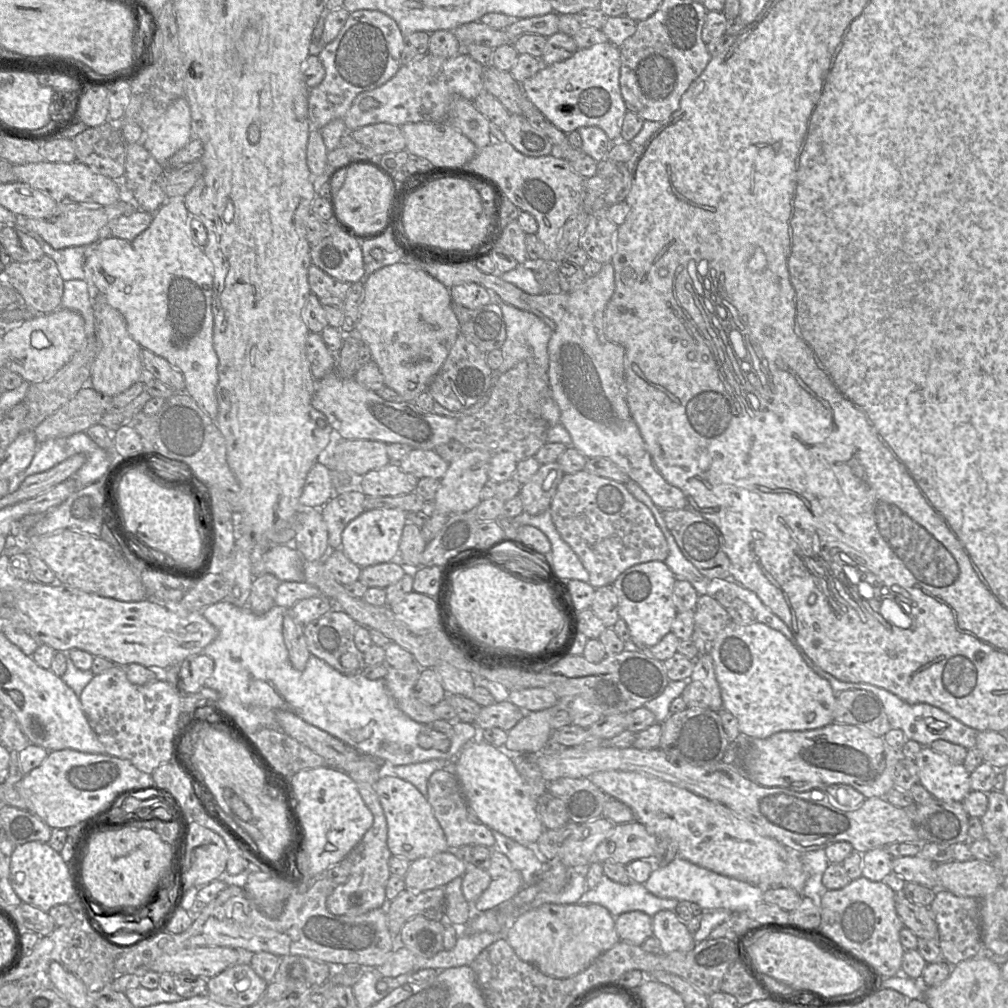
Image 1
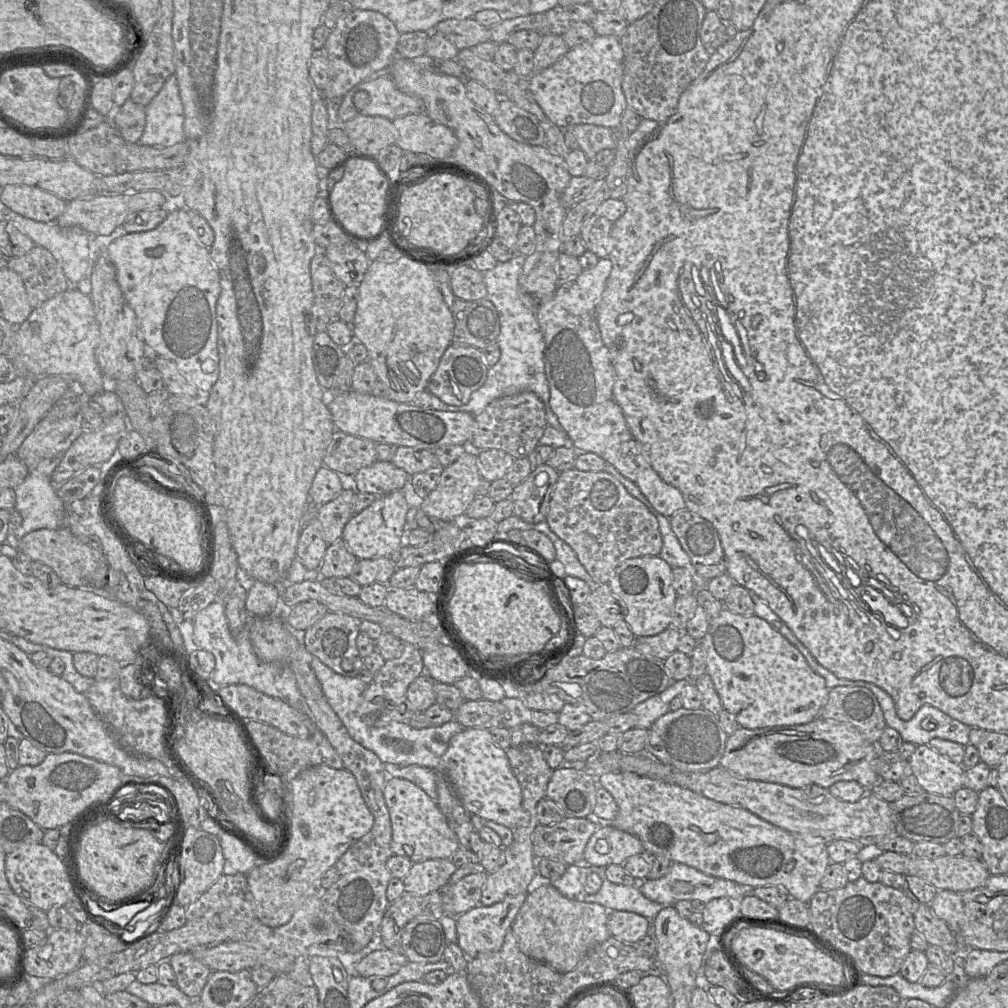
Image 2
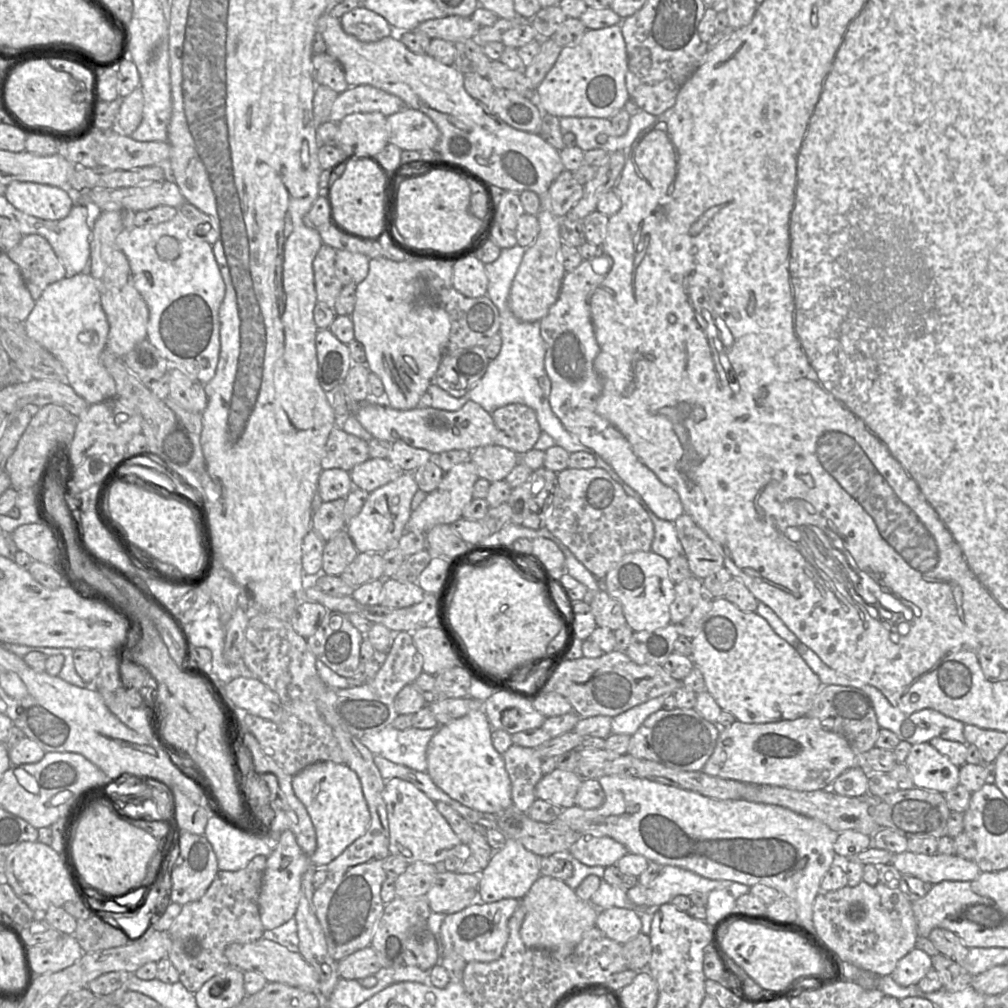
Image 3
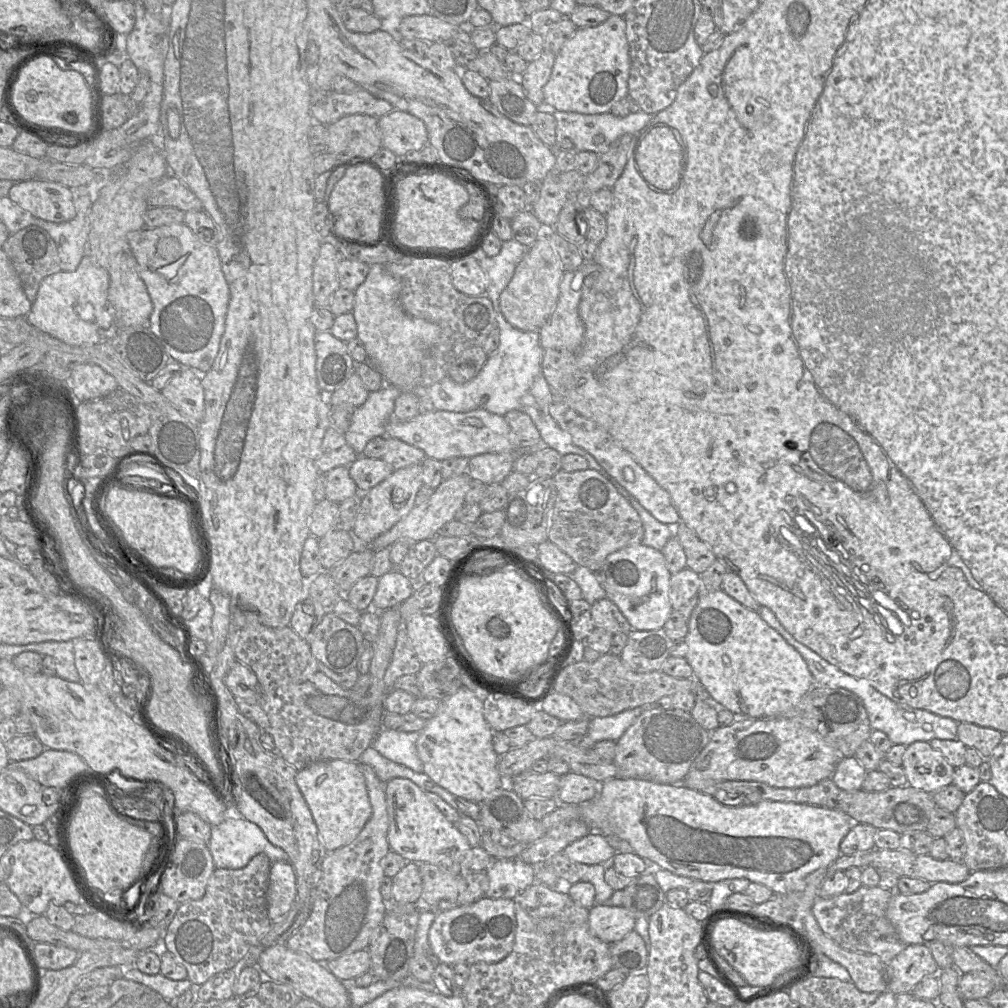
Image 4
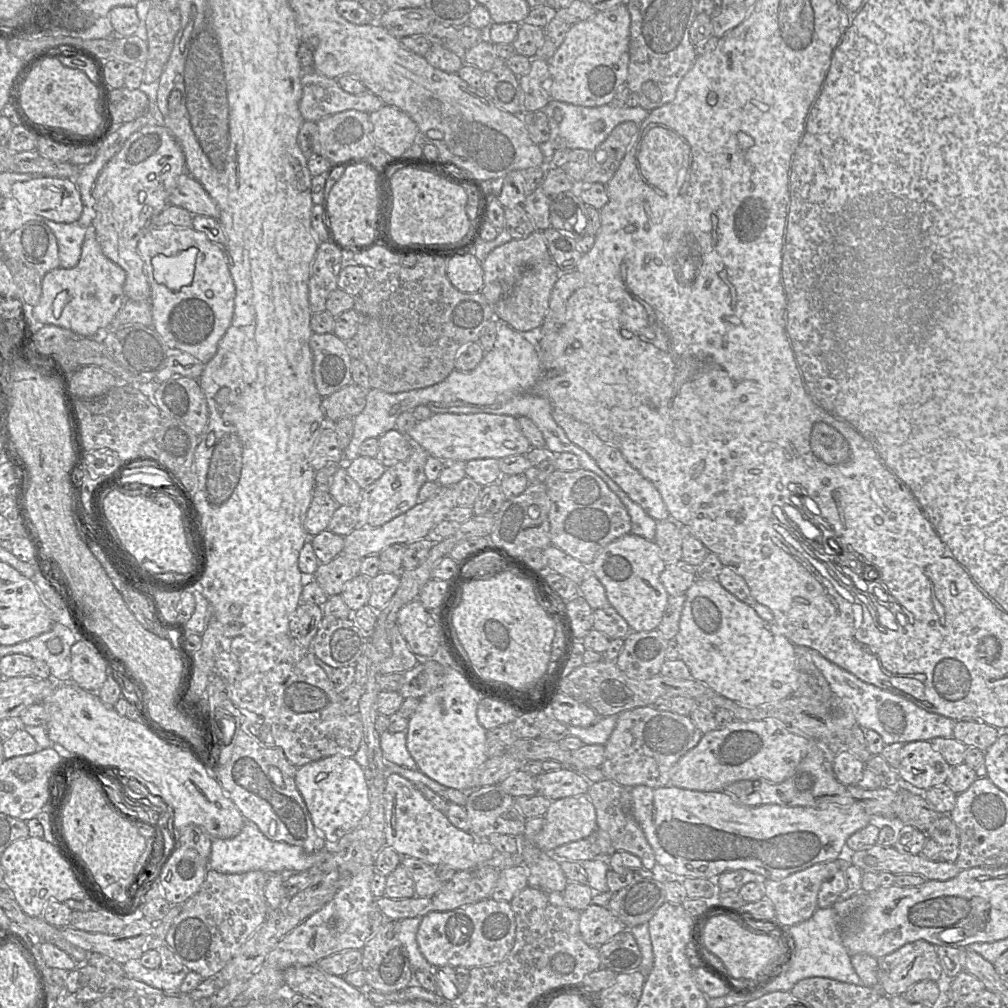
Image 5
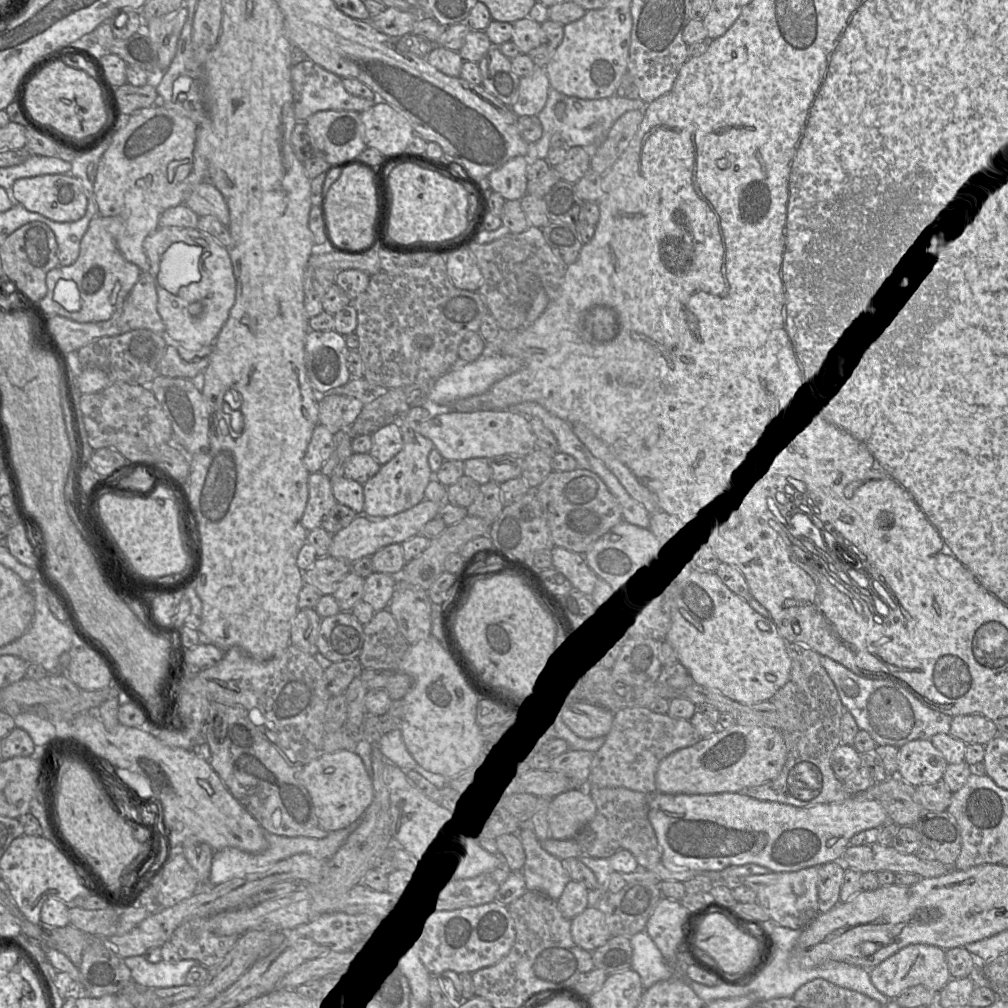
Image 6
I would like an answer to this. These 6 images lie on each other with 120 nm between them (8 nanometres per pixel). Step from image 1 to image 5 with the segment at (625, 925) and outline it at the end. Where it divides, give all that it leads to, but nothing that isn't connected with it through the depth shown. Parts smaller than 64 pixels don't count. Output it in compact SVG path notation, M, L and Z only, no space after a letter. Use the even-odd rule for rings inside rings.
M590 904L580 913L579 930L591 946L601 946L626 930L624 923L607 907Z

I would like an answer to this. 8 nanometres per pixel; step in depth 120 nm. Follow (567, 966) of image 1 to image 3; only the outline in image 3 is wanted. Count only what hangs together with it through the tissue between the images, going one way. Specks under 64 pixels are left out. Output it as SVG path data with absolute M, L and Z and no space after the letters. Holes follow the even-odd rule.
M540 875L521 901L525 907L525 918L520 929L523 943L529 948L547 950L558 960L570 956L583 934L596 927L599 909L590 901L580 899L563 880Z

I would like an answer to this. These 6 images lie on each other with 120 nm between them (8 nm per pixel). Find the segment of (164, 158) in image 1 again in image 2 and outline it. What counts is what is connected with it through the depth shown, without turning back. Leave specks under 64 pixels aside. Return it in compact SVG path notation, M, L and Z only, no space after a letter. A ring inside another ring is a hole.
M175 74L145 107L146 125L139 143L169 147L185 141L184 107Z

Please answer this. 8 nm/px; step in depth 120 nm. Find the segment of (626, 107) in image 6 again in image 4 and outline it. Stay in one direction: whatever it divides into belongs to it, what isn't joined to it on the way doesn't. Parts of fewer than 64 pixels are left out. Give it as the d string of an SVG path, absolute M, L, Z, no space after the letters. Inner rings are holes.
M640 110L636 113L629 113L628 116L619 118L611 112L600 114L581 114L576 112L561 112L554 111L553 115L557 121L556 126L556 144L551 148L555 153L563 150L560 147L560 142L563 138L569 138L574 143L574 148L577 152L592 151L597 154L602 154L608 151L612 142L624 134L637 135L652 119L652 115Z

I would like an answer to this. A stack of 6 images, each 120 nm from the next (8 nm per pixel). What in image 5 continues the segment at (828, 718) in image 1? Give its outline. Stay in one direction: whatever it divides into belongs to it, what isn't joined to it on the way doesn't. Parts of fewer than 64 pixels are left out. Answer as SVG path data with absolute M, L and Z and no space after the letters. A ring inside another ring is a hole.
M697 578L685 595L675 640L679 646L679 659L686 664L693 679L719 695L748 706L778 702L794 693L798 682L795 645L781 634L775 623L759 617L751 606L727 591L717 579Z

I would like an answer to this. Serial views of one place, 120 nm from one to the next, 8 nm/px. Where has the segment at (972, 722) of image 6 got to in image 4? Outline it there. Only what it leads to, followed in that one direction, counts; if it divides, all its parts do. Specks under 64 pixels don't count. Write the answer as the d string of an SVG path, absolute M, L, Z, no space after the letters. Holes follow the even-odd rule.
M961 722L958 723L957 738L966 746L976 749L983 759L988 760L1000 743L1003 733L989 727Z

